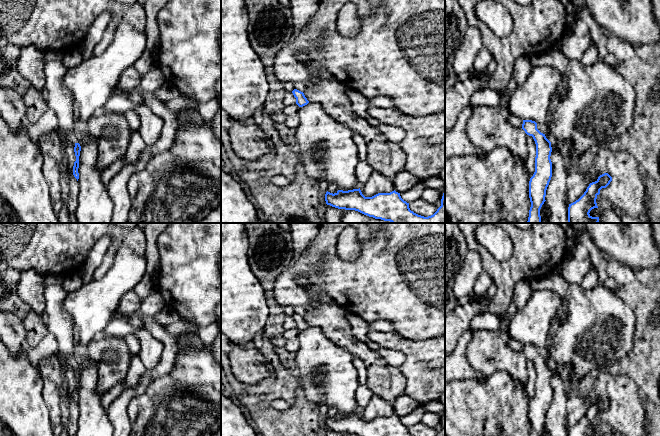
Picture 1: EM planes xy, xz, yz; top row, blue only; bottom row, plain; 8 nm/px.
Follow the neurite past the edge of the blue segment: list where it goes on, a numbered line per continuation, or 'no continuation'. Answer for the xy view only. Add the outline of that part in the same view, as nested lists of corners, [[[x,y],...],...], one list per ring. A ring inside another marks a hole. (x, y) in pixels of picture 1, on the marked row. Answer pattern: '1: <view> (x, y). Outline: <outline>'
no continuation

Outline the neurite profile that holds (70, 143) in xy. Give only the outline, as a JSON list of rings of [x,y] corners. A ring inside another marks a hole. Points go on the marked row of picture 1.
[[[59,129],[57,134],[60,138],[60,141],[65,141],[65,153],[68,161],[68,175],[69,175],[69,195],[67,201],[67,207],[70,213],[71,223],[77,223],[75,213],[78,206],[78,194],[80,187],[77,179],[73,175],[73,166],[76,161],[76,156],[74,152],[75,140],[71,138],[70,134],[64,134]]]

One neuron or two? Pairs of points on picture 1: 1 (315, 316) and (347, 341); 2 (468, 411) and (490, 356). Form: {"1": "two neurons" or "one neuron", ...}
{"1": "one neuron", "2": "two neurons"}

